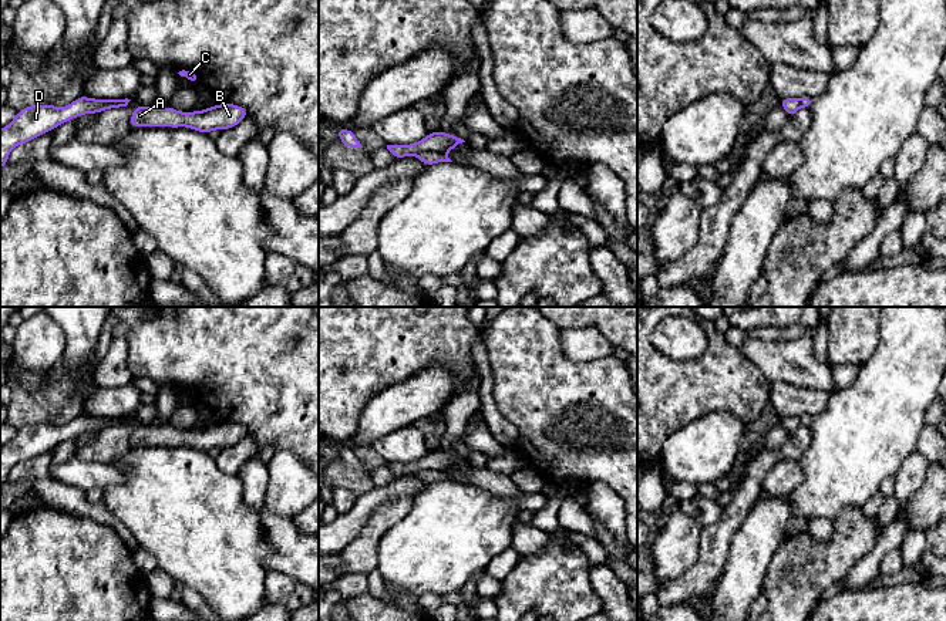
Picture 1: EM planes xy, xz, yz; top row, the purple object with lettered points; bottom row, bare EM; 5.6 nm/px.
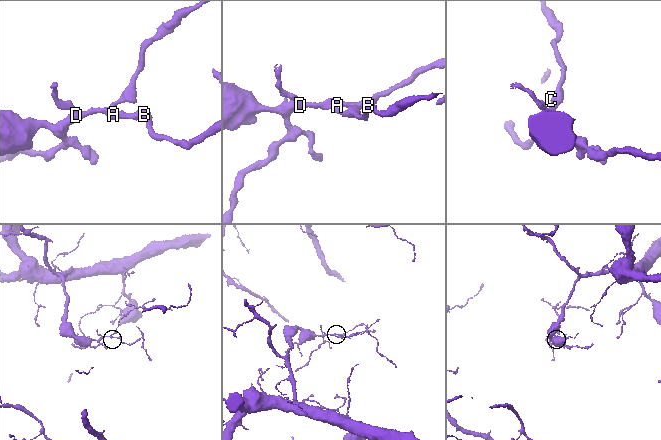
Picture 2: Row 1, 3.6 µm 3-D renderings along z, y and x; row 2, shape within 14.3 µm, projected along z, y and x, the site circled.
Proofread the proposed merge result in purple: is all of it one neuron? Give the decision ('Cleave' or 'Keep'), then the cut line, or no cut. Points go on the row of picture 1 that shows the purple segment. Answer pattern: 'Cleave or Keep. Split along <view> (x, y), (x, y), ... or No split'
Cleave. Split along xz (445, 151), (428, 151), (416, 155)

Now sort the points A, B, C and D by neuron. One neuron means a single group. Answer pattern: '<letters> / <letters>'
A B D / C

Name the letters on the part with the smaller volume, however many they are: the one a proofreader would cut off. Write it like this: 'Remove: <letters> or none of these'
Remove: C

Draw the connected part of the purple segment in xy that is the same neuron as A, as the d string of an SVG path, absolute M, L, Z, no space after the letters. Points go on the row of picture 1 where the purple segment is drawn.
M218 104L203 111L181 112L172 107L151 108L139 105L129 118L129 126L186 126L198 132L208 134L213 129L228 129L236 126L249 112L235 104Z

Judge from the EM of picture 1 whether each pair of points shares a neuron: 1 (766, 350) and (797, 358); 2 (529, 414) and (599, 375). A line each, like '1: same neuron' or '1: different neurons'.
1: same neuron
2: same neuron

